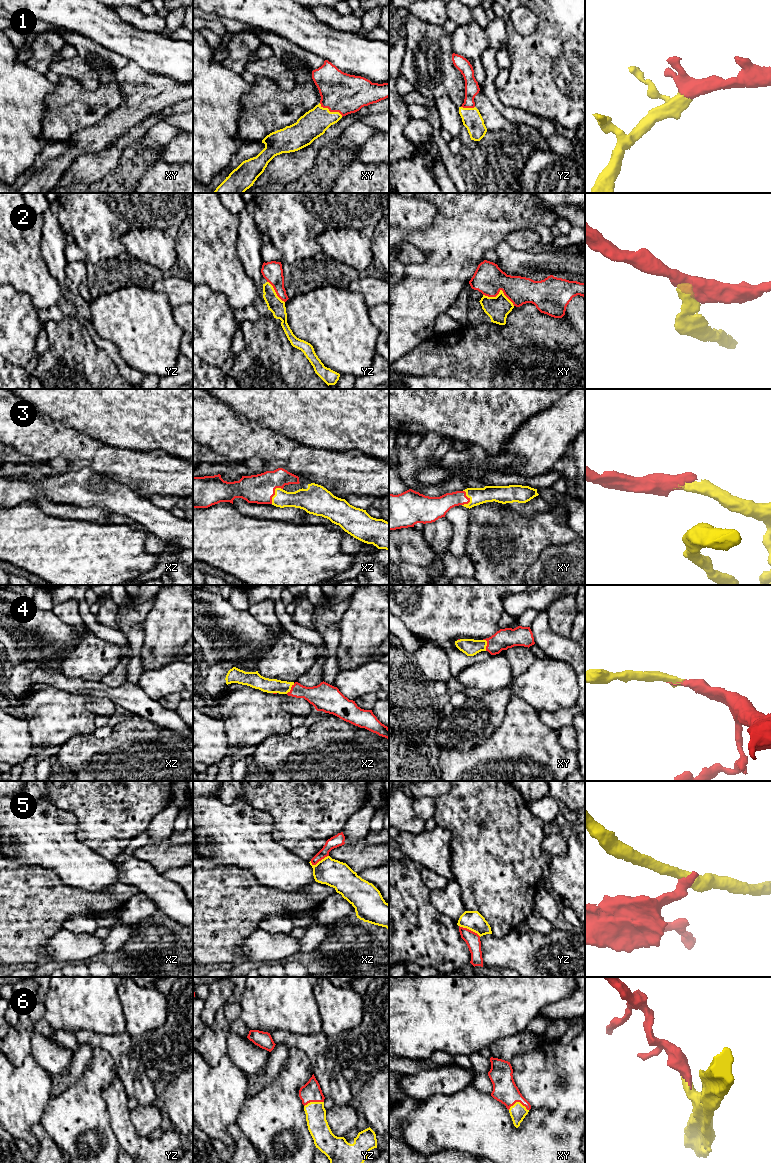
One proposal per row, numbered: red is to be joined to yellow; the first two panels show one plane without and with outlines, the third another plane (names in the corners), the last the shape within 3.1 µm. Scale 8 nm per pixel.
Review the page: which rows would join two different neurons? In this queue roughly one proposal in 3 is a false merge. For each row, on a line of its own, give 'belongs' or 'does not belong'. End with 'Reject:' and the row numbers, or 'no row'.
1: belongs
2: does not belong
3: belongs
4: belongs
5: does not belong
6: belongs
Reject: 2, 5

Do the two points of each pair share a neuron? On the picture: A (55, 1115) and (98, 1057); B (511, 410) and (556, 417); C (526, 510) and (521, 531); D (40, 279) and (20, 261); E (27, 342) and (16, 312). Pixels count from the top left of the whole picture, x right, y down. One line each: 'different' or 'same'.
A: same
B: different
C: different
D: same
E: same

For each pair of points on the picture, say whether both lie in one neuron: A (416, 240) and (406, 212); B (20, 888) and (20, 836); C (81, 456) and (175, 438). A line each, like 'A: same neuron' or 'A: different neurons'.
A: different neurons
B: different neurons
C: different neurons

